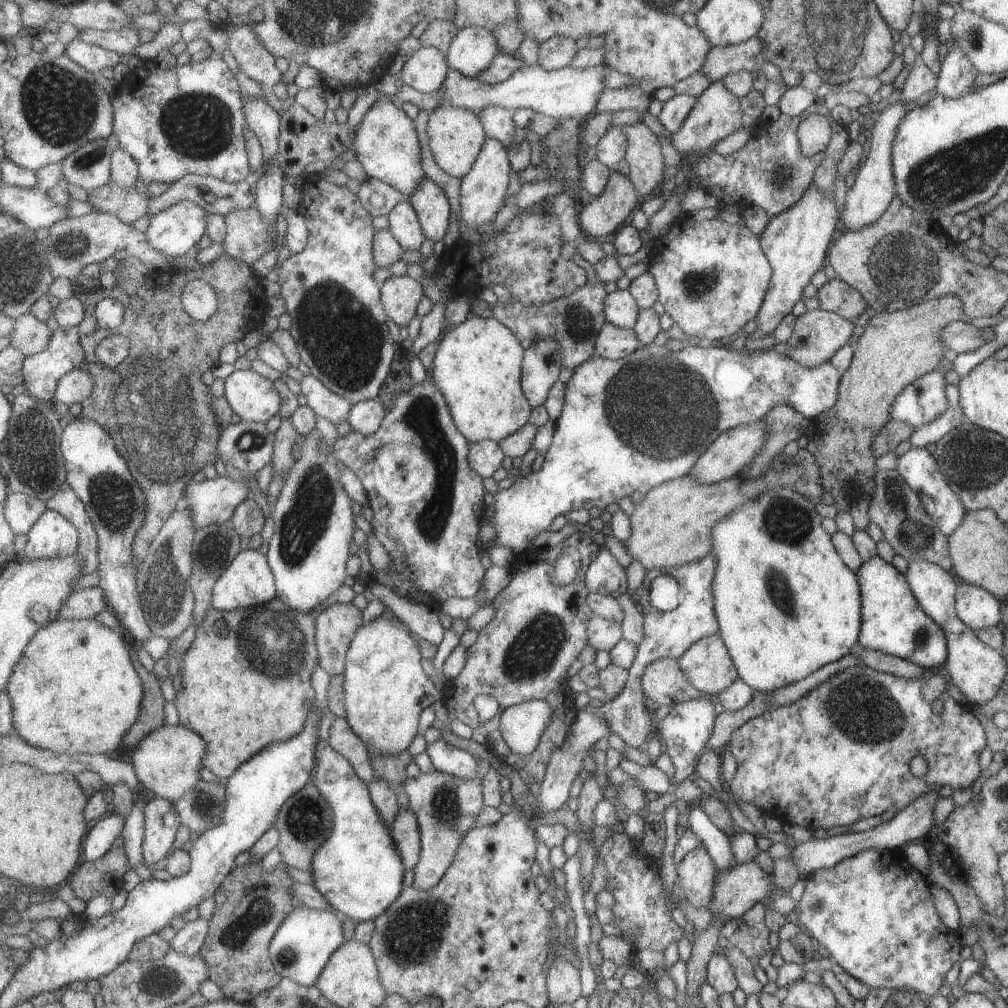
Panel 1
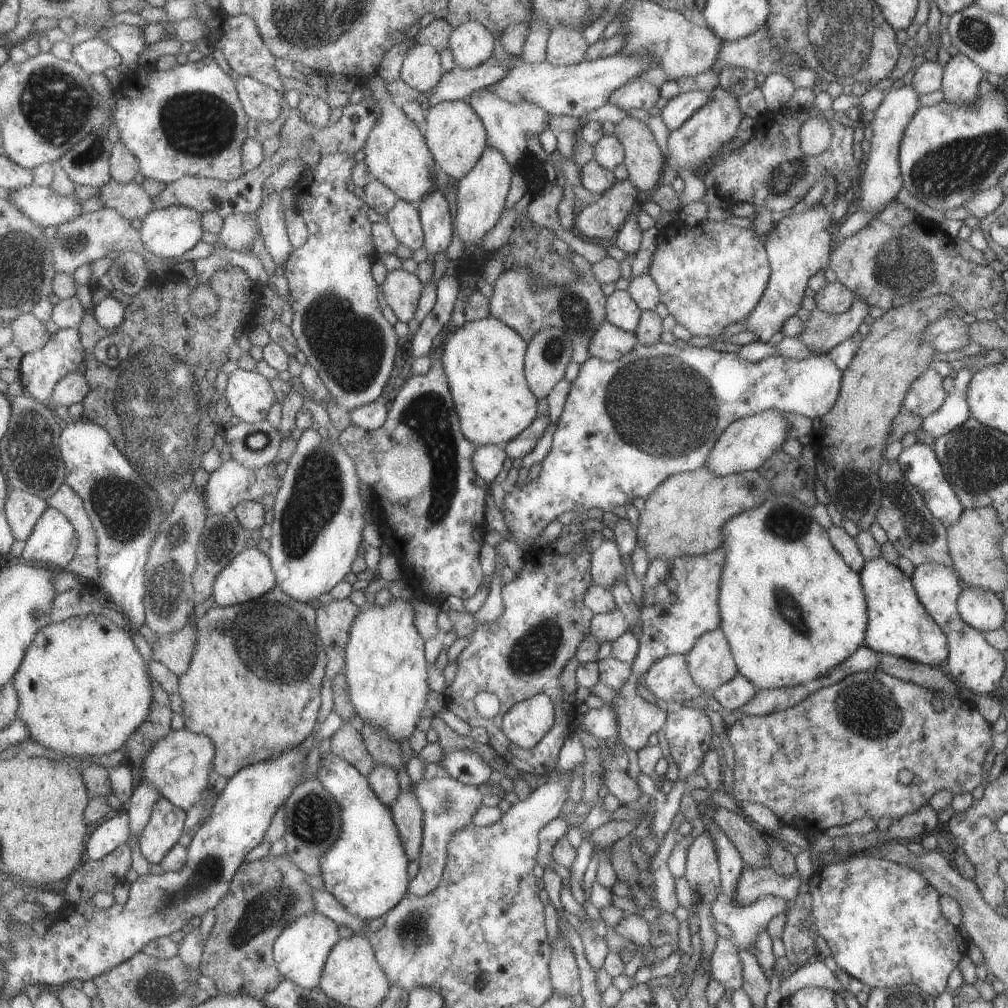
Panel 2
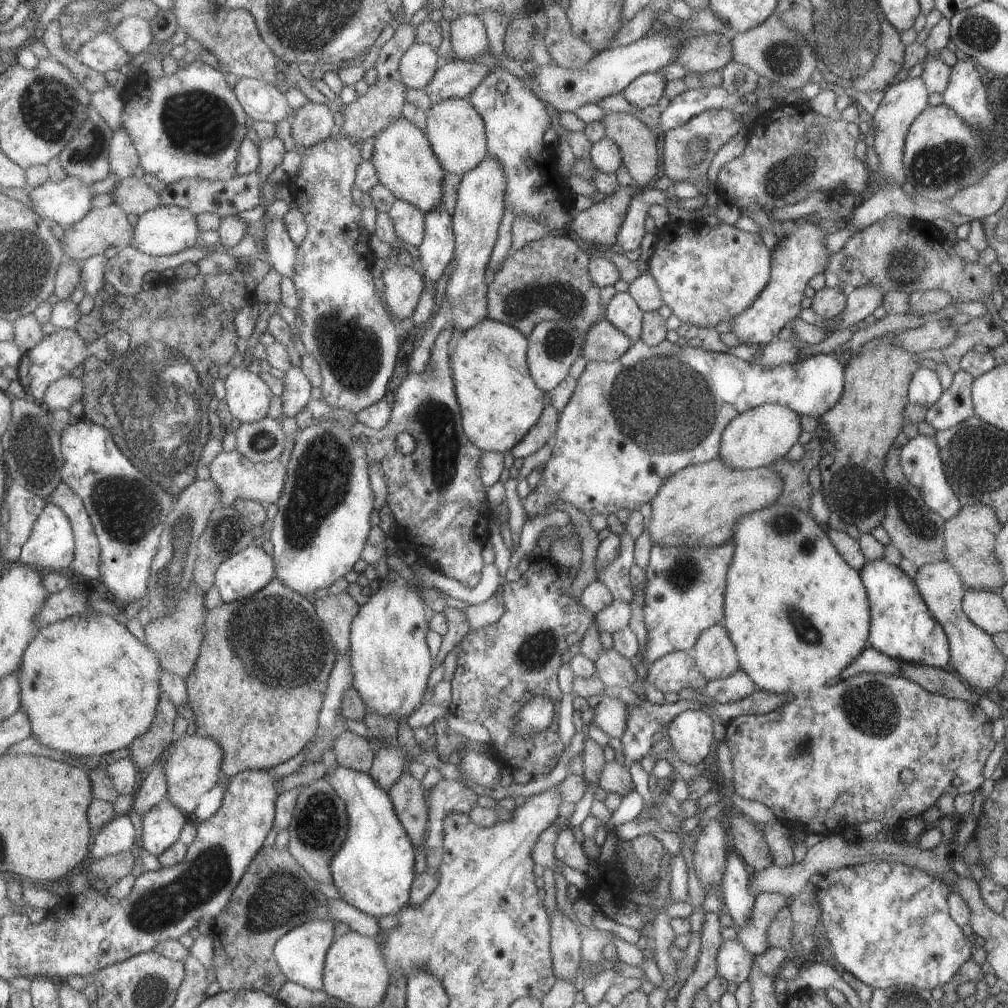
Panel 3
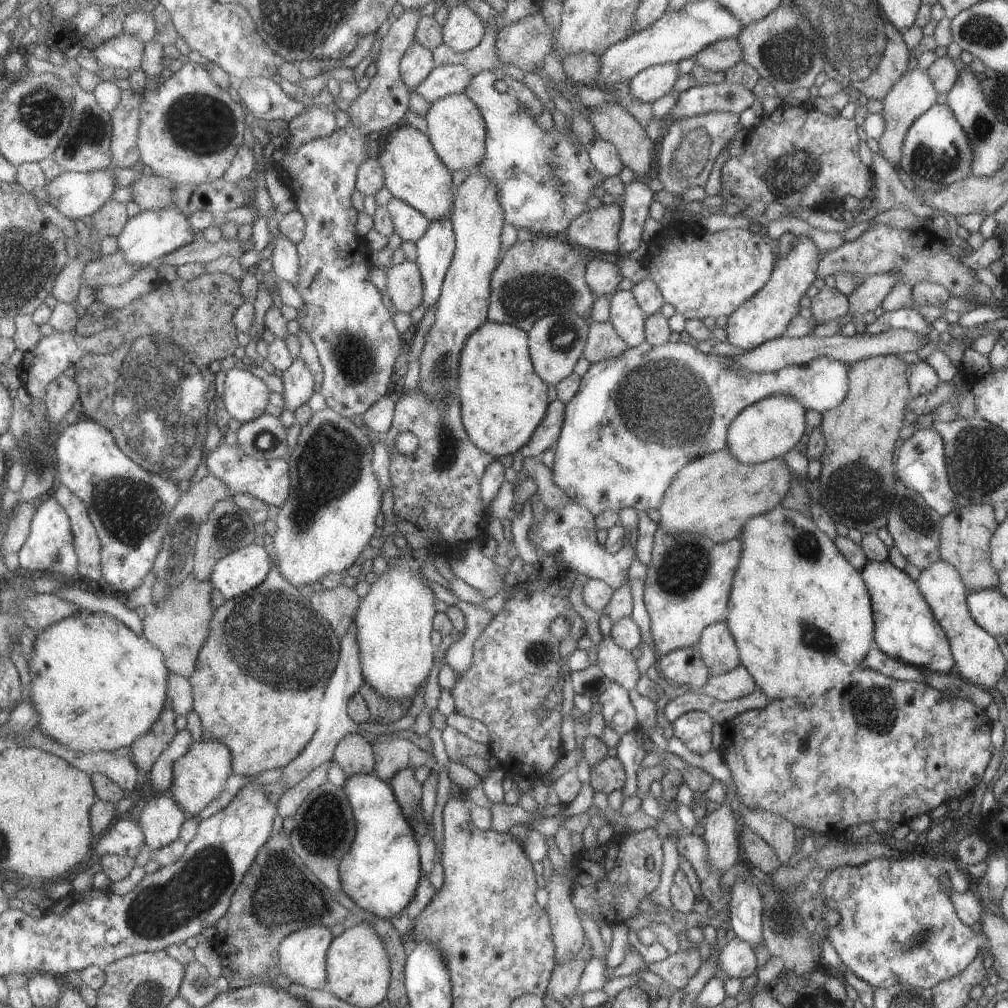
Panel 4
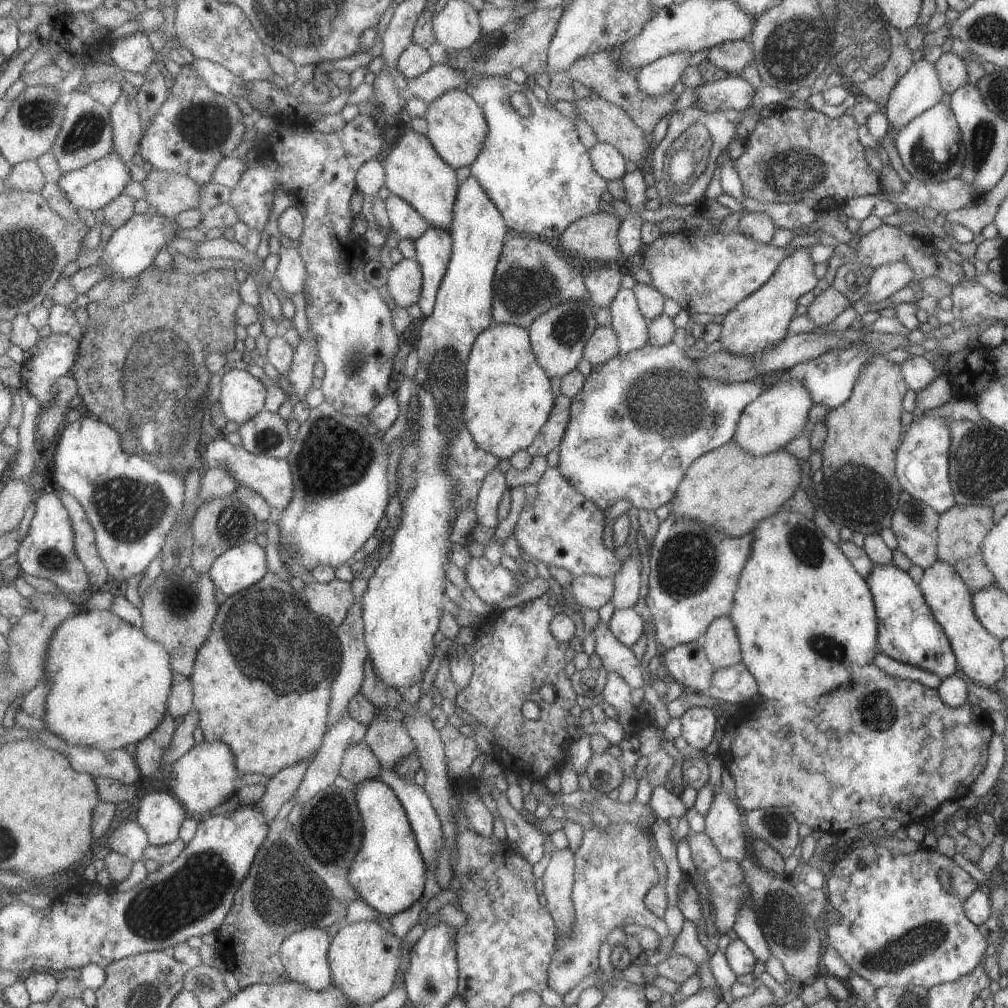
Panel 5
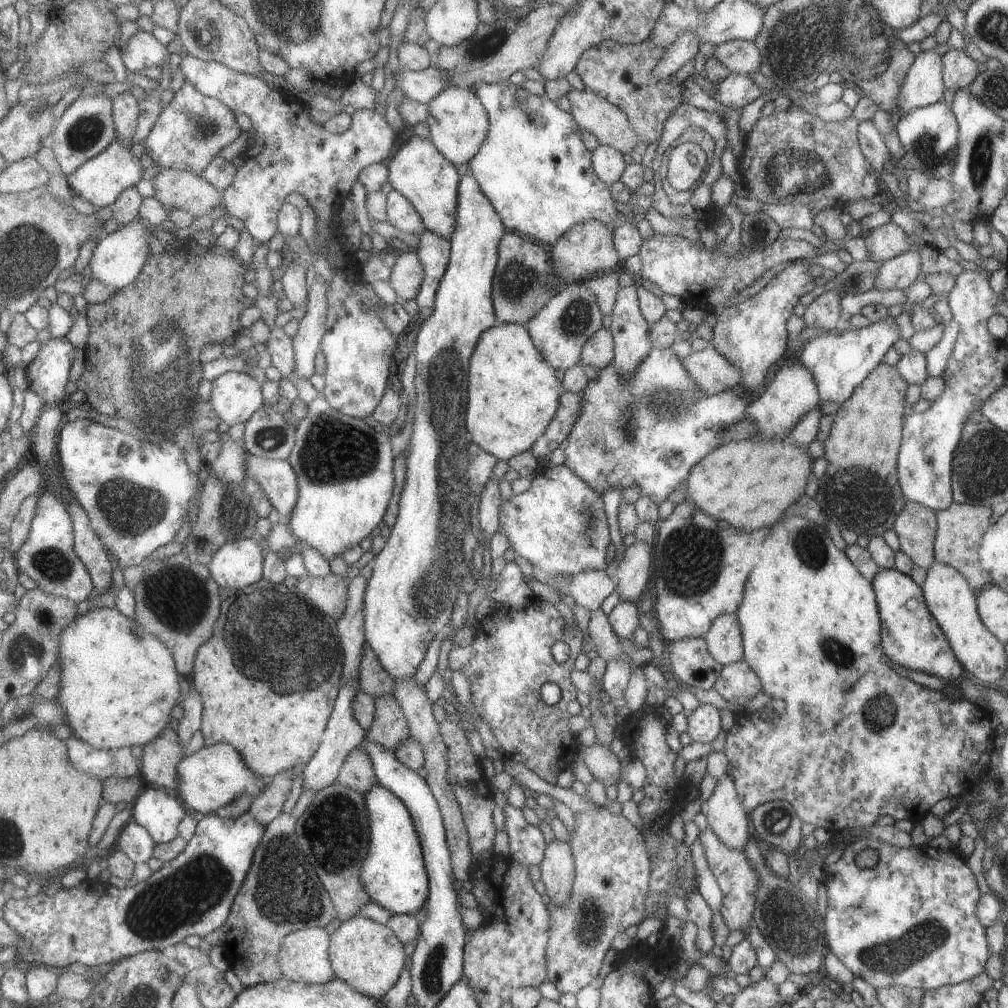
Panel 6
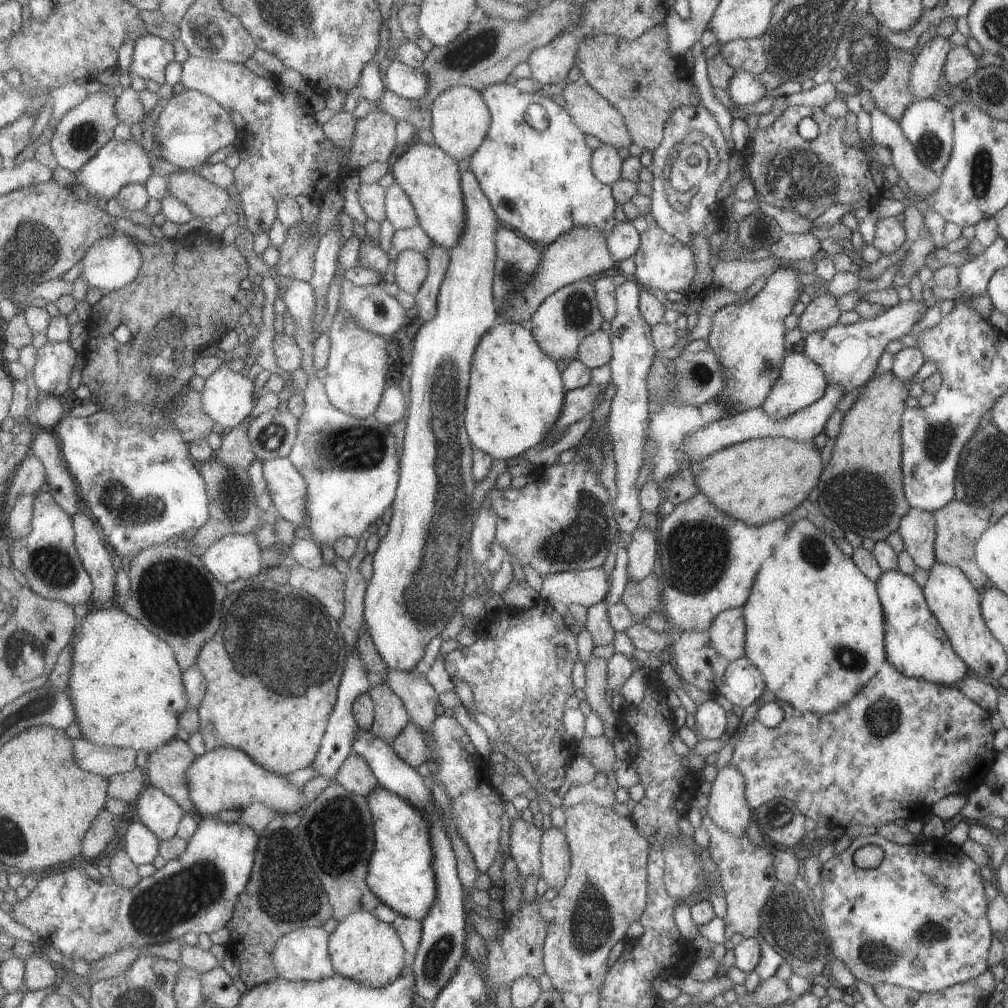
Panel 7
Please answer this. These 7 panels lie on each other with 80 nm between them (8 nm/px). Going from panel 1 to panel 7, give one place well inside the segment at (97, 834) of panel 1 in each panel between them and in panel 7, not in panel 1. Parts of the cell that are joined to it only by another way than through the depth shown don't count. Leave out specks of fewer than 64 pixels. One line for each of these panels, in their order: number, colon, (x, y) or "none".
2: (114, 831)
3: (118, 836)
4: (125, 838)
5: (130, 839)
6: (135, 840)
7: (143, 845)

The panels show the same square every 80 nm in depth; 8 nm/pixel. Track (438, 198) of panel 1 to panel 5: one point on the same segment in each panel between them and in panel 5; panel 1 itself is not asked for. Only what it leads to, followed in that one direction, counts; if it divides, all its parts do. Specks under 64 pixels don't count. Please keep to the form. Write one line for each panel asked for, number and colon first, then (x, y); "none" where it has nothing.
2: (435, 211)
3: (438, 249)
4: (436, 250)
5: (434, 249)

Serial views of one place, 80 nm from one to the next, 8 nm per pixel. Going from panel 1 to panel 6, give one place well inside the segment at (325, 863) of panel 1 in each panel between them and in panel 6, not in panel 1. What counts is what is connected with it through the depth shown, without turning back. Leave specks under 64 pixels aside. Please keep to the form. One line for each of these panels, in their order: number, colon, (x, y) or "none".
2: (368, 871)
3: (375, 870)
4: (382, 873)
5: (389, 873)
6: (395, 874)

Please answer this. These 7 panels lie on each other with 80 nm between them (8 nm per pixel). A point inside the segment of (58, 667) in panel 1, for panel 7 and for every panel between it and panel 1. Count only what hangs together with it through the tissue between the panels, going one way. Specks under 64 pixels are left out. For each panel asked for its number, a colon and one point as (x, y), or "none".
2: (84, 688)
3: (89, 686)
4: (97, 686)
5: (111, 684)
6: (120, 685)
7: (128, 688)

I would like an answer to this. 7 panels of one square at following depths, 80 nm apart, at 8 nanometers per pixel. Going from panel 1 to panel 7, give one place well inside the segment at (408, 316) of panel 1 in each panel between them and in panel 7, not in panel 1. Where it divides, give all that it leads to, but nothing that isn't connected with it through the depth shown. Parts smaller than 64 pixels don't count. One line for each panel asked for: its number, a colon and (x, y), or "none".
2: (402, 290)
3: (404, 285)
4: (405, 287)
5: (405, 284)
6: (408, 274)
7: (412, 268)

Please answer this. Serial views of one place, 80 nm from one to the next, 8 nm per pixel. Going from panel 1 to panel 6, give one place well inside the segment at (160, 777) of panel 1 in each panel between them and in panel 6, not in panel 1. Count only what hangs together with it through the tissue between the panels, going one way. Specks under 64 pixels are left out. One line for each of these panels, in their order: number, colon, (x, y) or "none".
2: (178, 765)
3: (192, 763)
4: (201, 774)
5: (207, 776)
6: (213, 777)

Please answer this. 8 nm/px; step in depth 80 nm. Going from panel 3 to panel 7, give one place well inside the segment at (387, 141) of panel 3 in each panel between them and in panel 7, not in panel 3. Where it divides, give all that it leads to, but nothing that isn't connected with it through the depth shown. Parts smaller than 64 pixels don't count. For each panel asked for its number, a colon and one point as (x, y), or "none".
4: (414, 172)
5: (415, 171)
6: (419, 171)
7: (431, 177)

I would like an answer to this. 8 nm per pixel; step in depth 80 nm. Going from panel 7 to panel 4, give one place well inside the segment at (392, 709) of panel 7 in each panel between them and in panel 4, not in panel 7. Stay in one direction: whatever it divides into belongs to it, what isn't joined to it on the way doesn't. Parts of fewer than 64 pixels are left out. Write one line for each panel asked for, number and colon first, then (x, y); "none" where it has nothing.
4: (393, 754)
5: (390, 741)
6: (390, 729)

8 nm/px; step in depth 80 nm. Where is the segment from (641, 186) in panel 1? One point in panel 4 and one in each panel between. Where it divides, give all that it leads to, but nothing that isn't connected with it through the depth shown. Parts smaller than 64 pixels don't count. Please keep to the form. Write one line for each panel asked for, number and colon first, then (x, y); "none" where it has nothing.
2: (642, 158)
3: (638, 149)
4: (611, 123)

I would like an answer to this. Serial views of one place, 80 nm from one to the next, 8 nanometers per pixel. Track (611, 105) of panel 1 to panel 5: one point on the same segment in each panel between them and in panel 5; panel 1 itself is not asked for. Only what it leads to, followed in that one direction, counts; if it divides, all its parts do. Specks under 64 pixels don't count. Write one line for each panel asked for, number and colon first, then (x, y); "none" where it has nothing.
2: (639, 95)
3: (647, 89)
4: (652, 83)
5: (655, 79)

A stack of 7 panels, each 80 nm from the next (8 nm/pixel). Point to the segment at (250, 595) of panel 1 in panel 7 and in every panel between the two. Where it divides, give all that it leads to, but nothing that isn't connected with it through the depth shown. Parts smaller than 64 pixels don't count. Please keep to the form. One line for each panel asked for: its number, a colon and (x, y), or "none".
2: (251, 575)
3: (249, 572)
4: (246, 569)
5: (243, 566)
6: (240, 563)
7: (235, 557)

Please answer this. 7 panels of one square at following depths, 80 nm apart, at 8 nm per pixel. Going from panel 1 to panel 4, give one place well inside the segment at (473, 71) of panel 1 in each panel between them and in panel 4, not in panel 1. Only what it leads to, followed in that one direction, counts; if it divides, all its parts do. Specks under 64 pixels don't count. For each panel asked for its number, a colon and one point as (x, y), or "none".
2: (472, 43)
3: (469, 38)
4: (463, 30)

